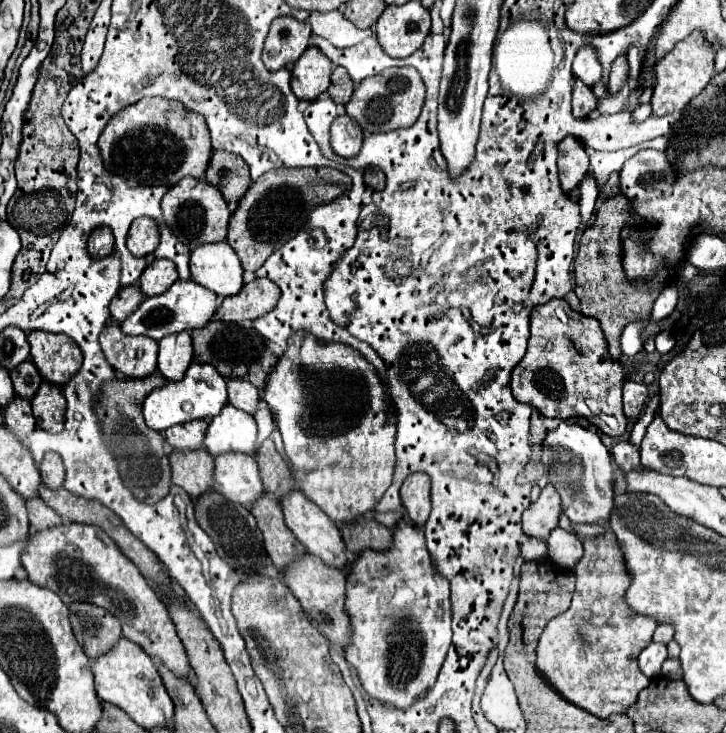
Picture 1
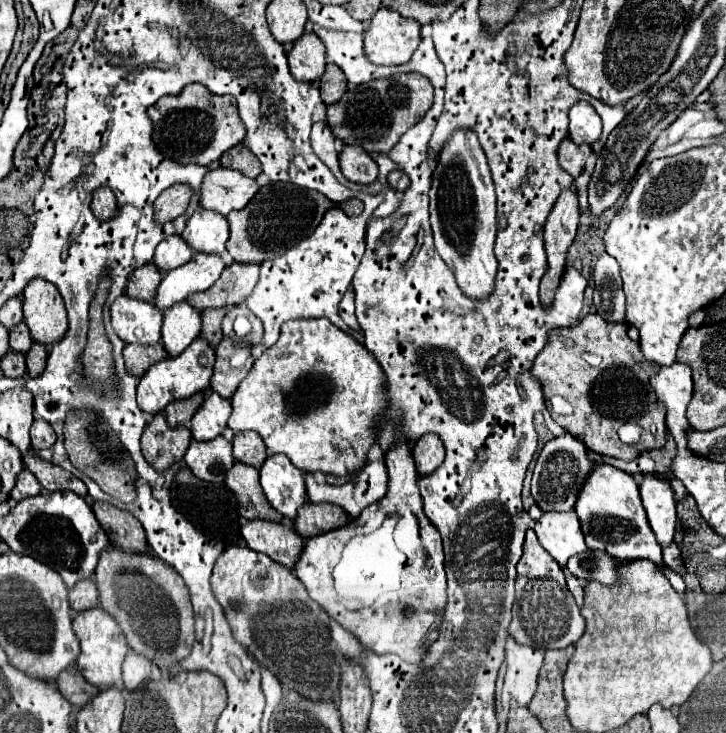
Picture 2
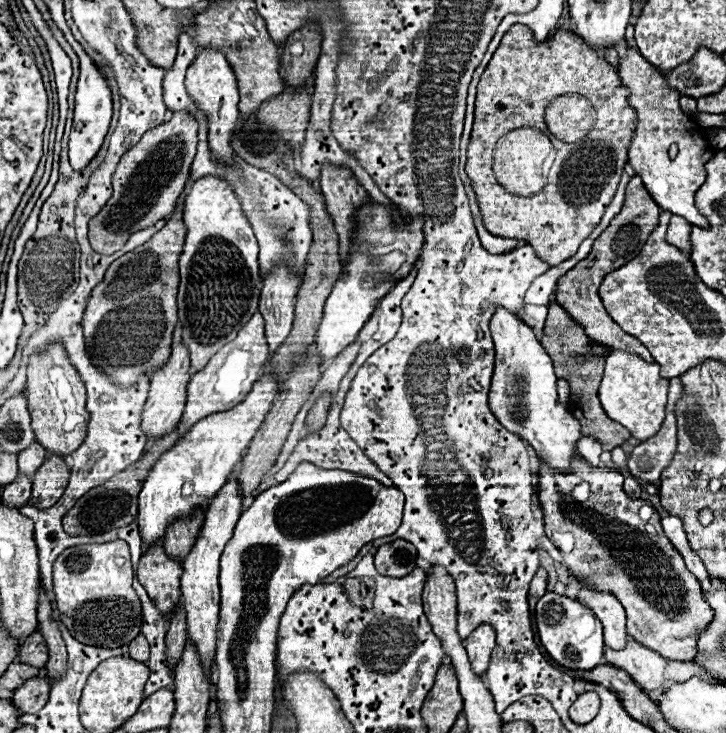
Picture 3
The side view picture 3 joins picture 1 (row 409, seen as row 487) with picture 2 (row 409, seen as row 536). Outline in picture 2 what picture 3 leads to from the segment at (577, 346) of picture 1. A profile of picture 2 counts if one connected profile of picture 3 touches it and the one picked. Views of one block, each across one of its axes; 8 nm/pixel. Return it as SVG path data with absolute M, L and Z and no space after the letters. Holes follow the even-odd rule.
M588 314L574 328L552 330L548 346L538 354L532 366L532 374L542 380L546 406L556 424L584 440L592 452L622 460L634 460L644 450L664 448L666 444L666 422L662 420L658 420L656 426L644 426L642 446L638 448L630 448L618 438L618 428L622 424L638 424L652 416L650 408L656 406L656 396L650 378L658 370L658 364L644 358L640 344L628 338L624 324L606 322L598 314ZM620 382L626 382L626 400L620 400L622 388L616 388ZM654 428L658 430L654 432Z

